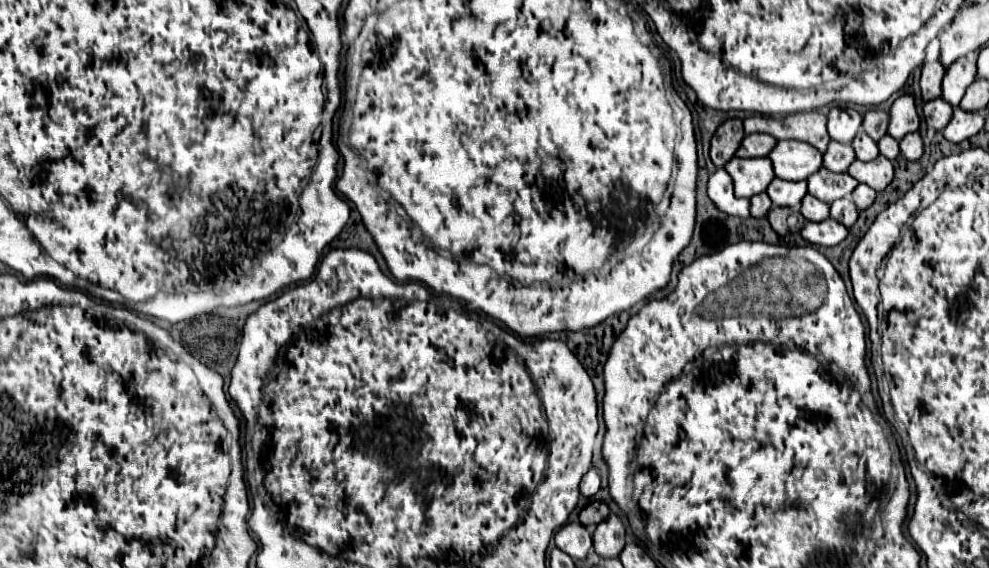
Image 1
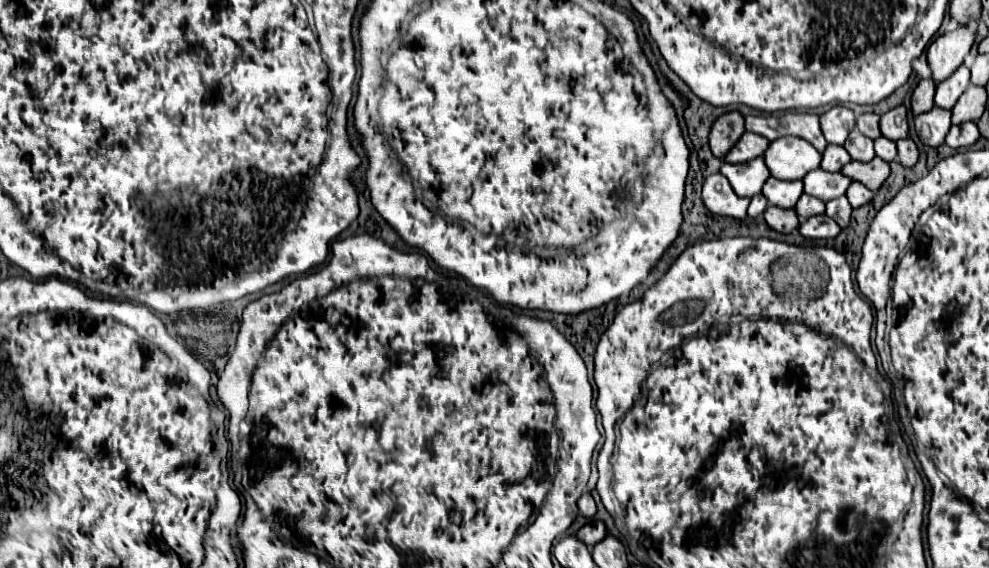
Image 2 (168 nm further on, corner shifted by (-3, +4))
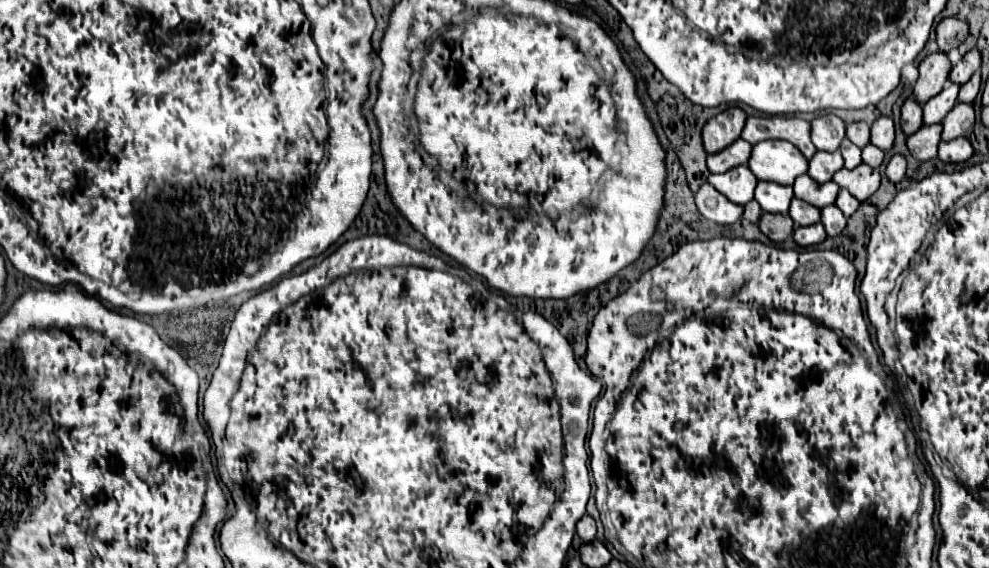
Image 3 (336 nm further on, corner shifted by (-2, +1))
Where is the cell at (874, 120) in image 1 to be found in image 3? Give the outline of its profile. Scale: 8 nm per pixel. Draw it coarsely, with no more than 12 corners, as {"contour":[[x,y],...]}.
{"contour":[[854,122],[846,136],[860,148],[870,144],[866,122]]}

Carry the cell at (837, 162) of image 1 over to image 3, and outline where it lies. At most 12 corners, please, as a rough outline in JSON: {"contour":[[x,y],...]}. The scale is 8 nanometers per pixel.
{"contour":[[816,152],[808,176],[820,184],[844,166],[840,152]]}

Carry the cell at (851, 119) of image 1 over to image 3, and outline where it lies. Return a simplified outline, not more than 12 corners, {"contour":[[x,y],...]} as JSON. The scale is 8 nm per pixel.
{"contour":[[834,114],[810,122],[816,150],[836,152],[846,136],[844,122]]}

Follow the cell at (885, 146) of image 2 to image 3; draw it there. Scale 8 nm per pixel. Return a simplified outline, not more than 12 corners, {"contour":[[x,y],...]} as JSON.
{"contour":[[872,144],[862,150],[862,162],[878,168],[884,152]]}

